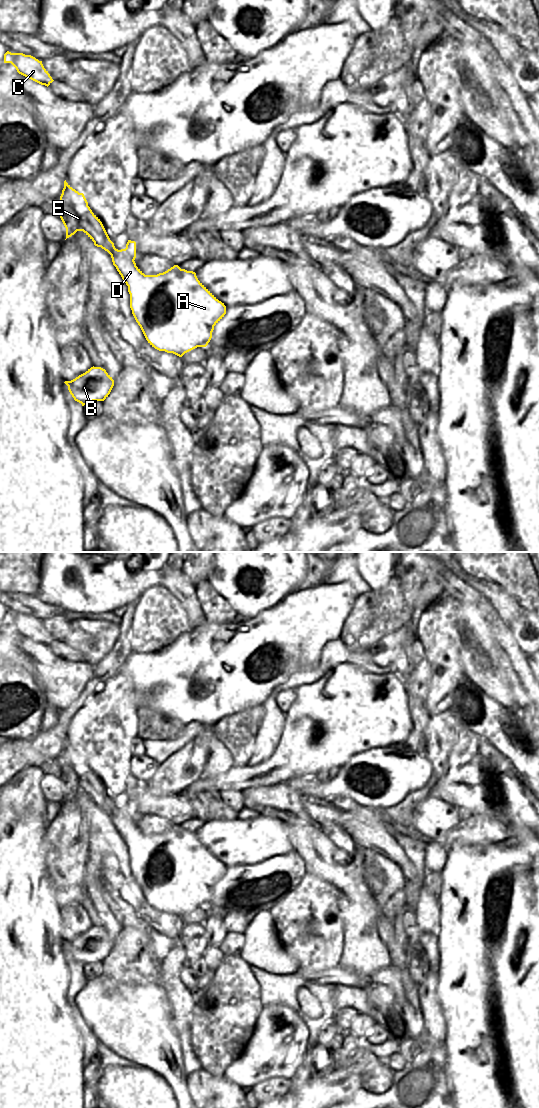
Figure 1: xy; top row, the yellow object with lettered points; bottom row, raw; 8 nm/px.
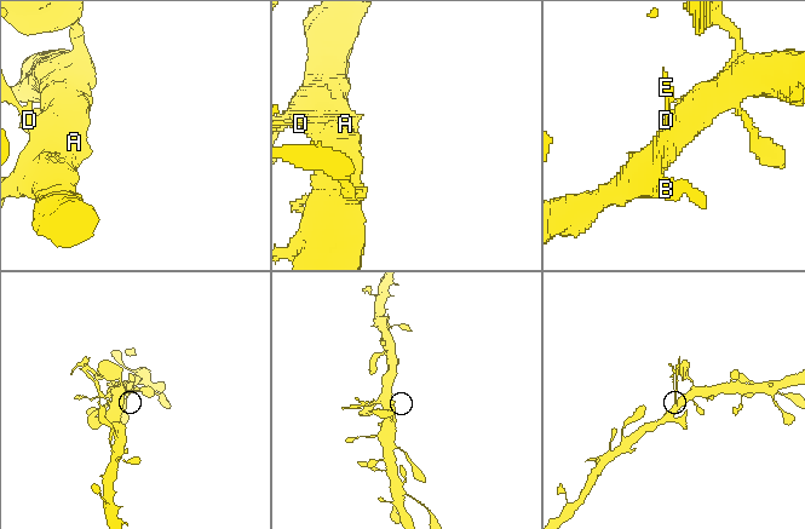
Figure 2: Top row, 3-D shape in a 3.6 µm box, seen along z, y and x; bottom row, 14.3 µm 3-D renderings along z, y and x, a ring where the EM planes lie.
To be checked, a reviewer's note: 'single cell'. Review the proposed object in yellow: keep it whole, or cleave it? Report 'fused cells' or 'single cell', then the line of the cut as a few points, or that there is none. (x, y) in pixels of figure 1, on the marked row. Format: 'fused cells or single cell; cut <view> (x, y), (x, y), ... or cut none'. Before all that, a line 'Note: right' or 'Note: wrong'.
Note: wrong
fused cells; cut xy (115, 248), (110, 254)

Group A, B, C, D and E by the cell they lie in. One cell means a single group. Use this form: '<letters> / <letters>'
A B D / C E

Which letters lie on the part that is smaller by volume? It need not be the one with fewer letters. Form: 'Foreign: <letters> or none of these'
Foreign: C, E

